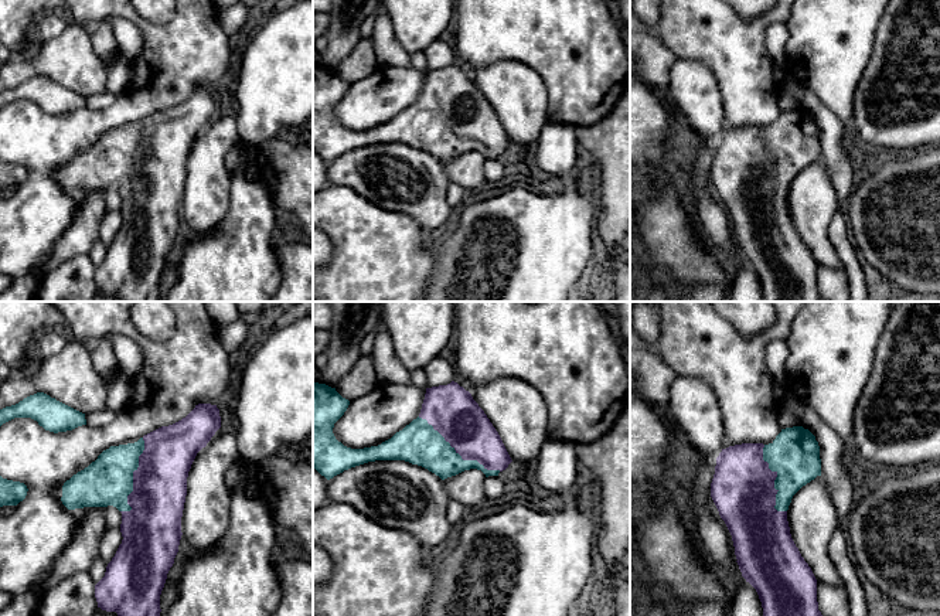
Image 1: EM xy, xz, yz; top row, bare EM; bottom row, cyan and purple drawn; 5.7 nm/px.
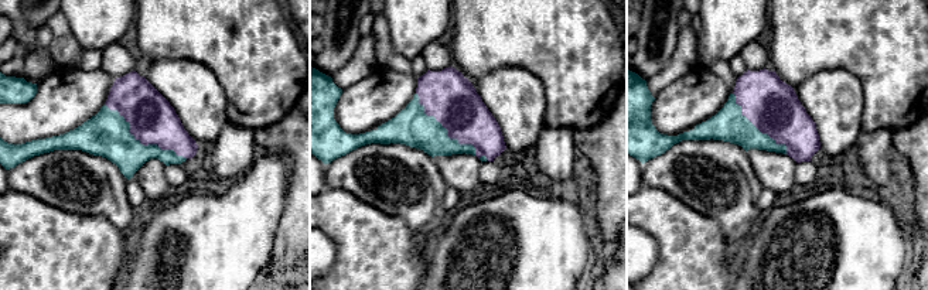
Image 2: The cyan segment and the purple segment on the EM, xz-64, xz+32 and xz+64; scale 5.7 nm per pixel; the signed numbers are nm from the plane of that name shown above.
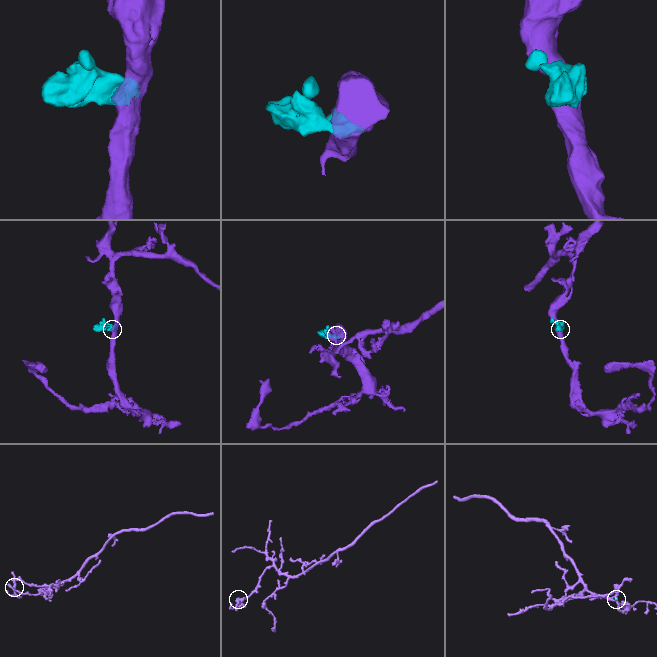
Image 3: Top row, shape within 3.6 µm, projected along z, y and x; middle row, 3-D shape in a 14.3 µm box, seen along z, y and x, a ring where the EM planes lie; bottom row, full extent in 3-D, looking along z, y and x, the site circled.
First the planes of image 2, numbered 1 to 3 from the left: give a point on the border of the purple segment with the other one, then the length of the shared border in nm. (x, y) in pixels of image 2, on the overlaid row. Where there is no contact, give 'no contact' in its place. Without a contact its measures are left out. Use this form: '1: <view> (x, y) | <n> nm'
1: xz-64 (140, 143) | 550 nm
2: xz+32 (446, 129) | 500 nm
3: xz+64 (756, 128) | 460 nm

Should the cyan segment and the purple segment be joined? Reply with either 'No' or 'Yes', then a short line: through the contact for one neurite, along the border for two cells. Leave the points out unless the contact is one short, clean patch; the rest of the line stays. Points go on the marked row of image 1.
Yes

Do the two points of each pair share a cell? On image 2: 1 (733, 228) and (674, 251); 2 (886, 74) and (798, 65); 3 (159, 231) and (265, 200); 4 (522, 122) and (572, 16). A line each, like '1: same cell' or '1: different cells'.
1: different cells
2: same cell
3: same cell
4: different cells

